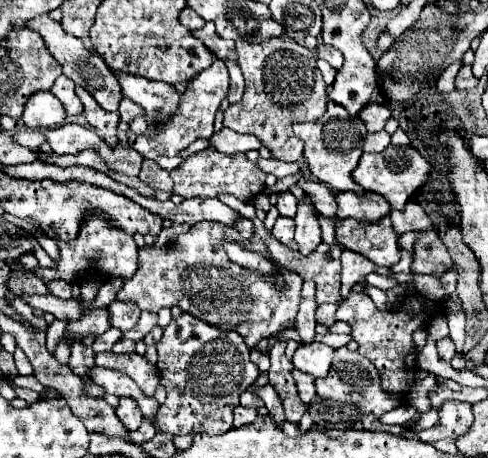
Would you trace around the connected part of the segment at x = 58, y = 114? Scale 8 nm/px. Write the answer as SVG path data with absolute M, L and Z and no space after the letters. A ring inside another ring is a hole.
M38 92L26 102L22 120L30 128L50 128L64 122L66 110L52 92Z

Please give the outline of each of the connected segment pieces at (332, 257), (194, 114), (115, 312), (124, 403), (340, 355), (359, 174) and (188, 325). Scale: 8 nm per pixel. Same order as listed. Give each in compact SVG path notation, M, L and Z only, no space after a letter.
M254 218L254 234L258 234L258 238L262 240L262 244L266 246L270 260L278 266L278 268L286 268L296 272L302 280L314 280L316 282L316 304L324 304L324 302L336 302L340 296L340 248L338 246L328 246L328 244L320 244L312 254L302 256L296 254L294 250L290 250L288 246L282 246L282 242L278 242L268 228L264 226L264 222L260 222L258 218Z
M214 60L214 64L202 72L198 72L186 86L186 92L180 96L178 110L170 114L166 122L158 122L158 128L148 126L144 134L134 134L128 130L128 140L134 150L138 150L144 158L156 160L158 156L176 156L184 148L188 148L198 138L210 138L214 134L214 116L226 98L226 90L230 86L228 68L222 60Z
M114 300L110 306L110 324L122 332L130 330L138 318L140 318L140 308L134 306L134 302L122 302L122 300Z
M122 398L120 400L120 406L116 408L116 416L126 426L126 430L136 430L142 422L142 412L132 398Z
M336 348L336 356L330 368L330 374L326 378L318 378L316 380L316 392L320 398L324 400L334 400L340 404L352 404L358 410L358 418L372 414L376 418L380 418L384 412L392 410L398 406L398 402L394 402L394 398L390 398L390 394L386 394L380 388L380 376L378 370L358 352L350 352L346 348Z
M390 144L386 150L378 154L362 154L358 168L354 170L352 176L364 190L382 194L394 210L402 210L404 204L410 200L410 196L430 182L430 174L432 174L430 162L414 146Z
M184 312L178 320L172 320L156 344L158 348L158 370L162 374L160 382L166 388L166 402L160 406L156 414L156 424L170 438L192 434L192 432L208 432L208 434L224 434L232 428L232 410L240 404L240 394L250 388L250 384L260 376L260 370L250 362L250 348L236 332L220 330L212 324L206 324L192 314Z

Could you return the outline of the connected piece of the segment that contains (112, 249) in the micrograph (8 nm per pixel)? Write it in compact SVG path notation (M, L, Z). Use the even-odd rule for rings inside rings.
M90 214L80 230L78 236L72 242L64 242L64 240L56 240L60 256L54 262L54 268L36 268L32 270L32 274L36 274L38 278L42 278L44 282L50 280L66 280L70 284L74 282L84 282L84 280L100 280L106 282L108 278L114 276L122 276L122 278L132 278L136 274L138 268L138 248L132 240L132 236L128 236L124 230L118 230L118 226L110 224L104 216L96 216Z

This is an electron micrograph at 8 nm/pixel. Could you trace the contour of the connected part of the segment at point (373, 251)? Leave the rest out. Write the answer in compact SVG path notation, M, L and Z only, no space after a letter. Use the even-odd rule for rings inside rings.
M388 216L370 224L350 218L342 220L336 226L336 240L344 248L366 256L376 266L392 268L400 260L398 234L392 230Z

